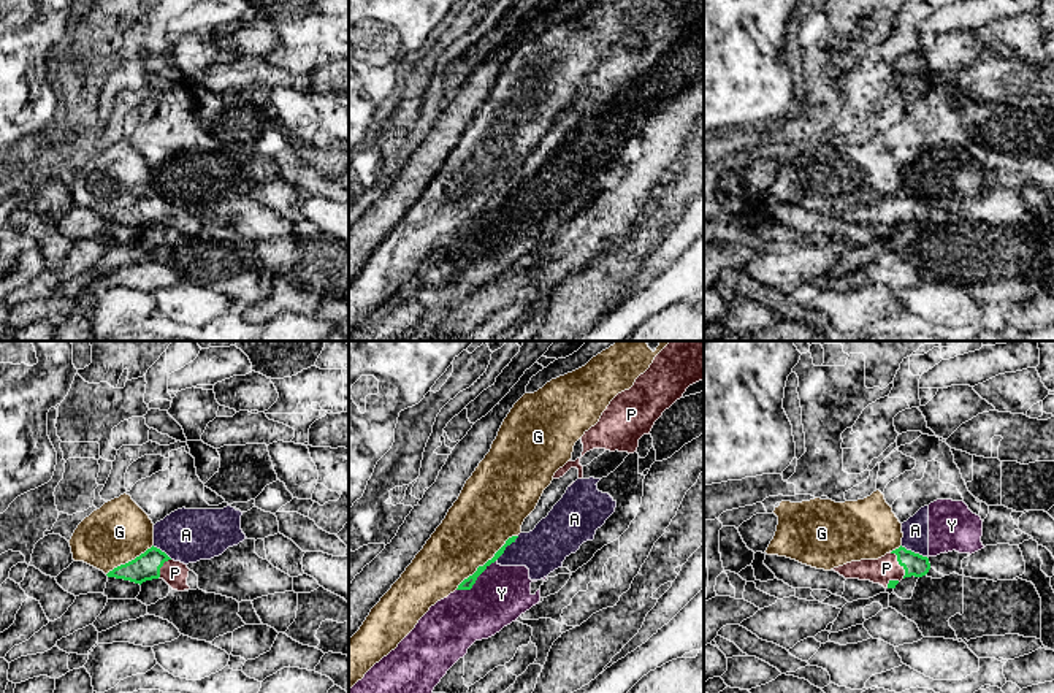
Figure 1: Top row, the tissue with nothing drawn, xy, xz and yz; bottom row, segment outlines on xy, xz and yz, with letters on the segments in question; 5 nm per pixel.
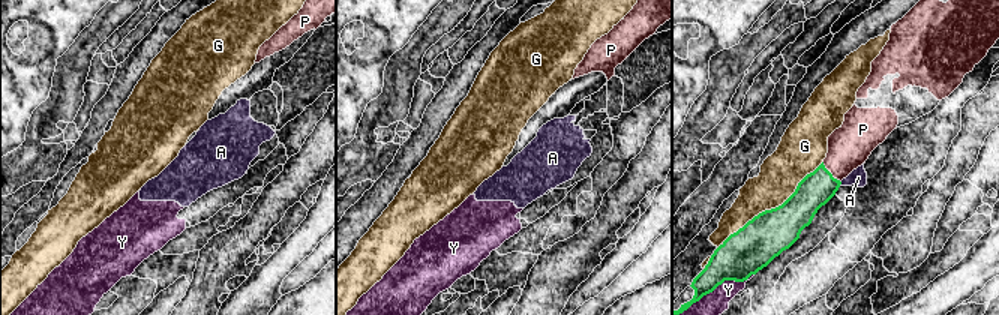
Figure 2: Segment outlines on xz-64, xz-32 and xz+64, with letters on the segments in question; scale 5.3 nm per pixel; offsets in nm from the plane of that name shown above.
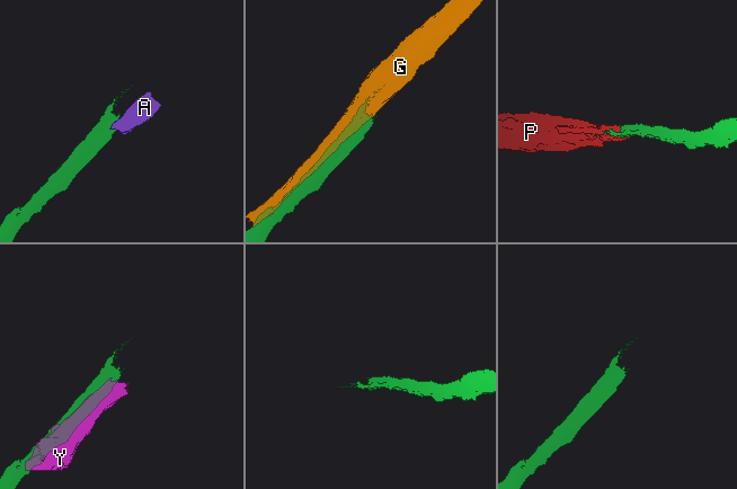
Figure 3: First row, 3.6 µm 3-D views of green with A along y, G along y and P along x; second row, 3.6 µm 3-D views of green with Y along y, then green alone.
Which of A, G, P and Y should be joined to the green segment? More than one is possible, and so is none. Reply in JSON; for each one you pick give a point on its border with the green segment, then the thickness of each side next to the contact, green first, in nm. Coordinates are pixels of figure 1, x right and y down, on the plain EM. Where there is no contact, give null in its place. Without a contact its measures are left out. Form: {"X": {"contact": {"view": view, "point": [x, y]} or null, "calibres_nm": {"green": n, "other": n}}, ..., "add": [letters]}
{"P": {"contact": {"view": "yz", "point": [899, 208]}, "calibres_nm": {"green": 120, "other": 130}}, "add": ["P"]}

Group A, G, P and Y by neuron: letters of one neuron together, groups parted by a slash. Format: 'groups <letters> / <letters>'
groups A Y / G / P

